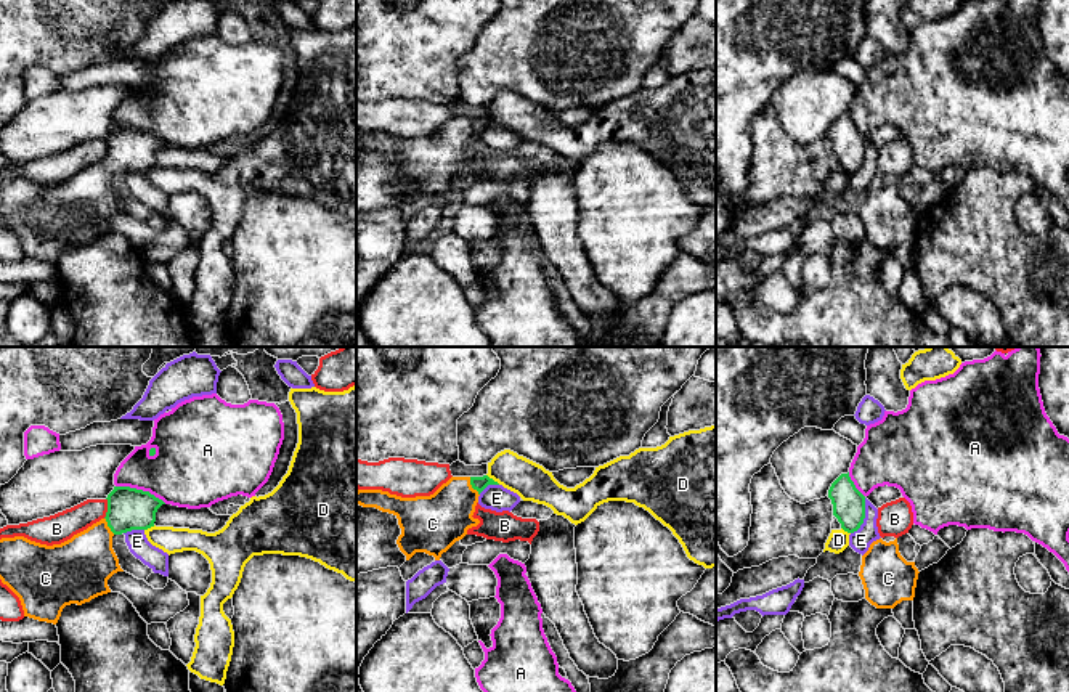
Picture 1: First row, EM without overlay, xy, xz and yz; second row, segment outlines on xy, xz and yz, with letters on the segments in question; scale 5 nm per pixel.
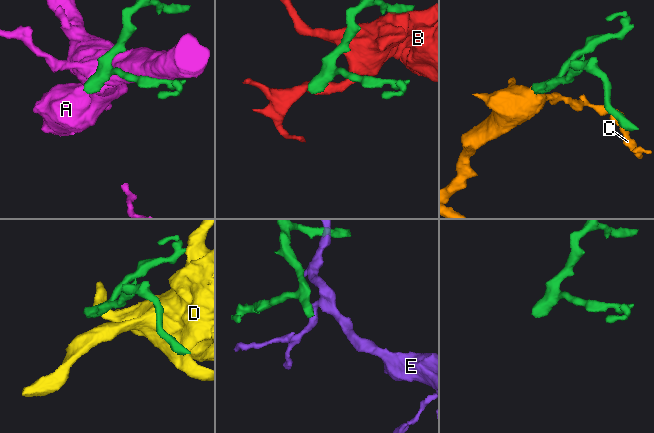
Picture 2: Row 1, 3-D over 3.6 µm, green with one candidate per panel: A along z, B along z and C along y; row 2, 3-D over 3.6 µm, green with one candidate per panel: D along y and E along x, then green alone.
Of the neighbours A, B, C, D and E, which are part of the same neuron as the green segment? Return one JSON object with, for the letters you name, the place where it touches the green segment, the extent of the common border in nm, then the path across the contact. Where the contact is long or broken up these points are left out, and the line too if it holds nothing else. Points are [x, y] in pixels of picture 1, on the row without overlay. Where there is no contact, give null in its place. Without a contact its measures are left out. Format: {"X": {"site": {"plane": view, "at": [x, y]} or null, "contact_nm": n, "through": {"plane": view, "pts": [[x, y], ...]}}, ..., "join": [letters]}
{"C": {"site": {"plane": "xz", "at": [472, 127]}, "contact_nm": 110, "through": {"plane": "xz", "pts": [[479, 124], [472, 127], [438, 161]]}}, "join": ["C"]}

